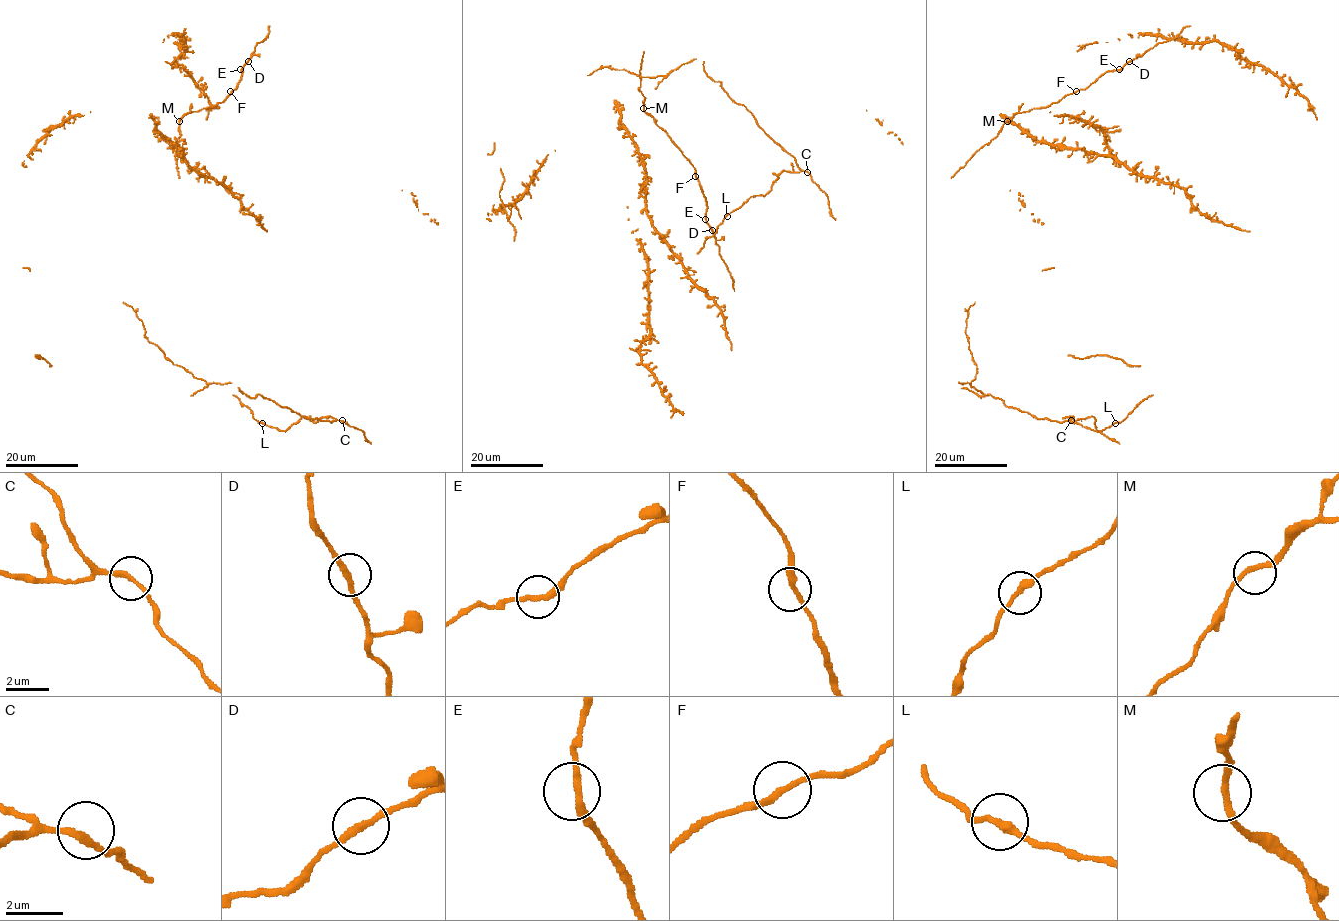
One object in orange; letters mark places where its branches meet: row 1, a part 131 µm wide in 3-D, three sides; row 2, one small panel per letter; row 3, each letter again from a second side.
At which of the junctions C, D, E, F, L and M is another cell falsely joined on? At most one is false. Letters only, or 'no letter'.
no letter

